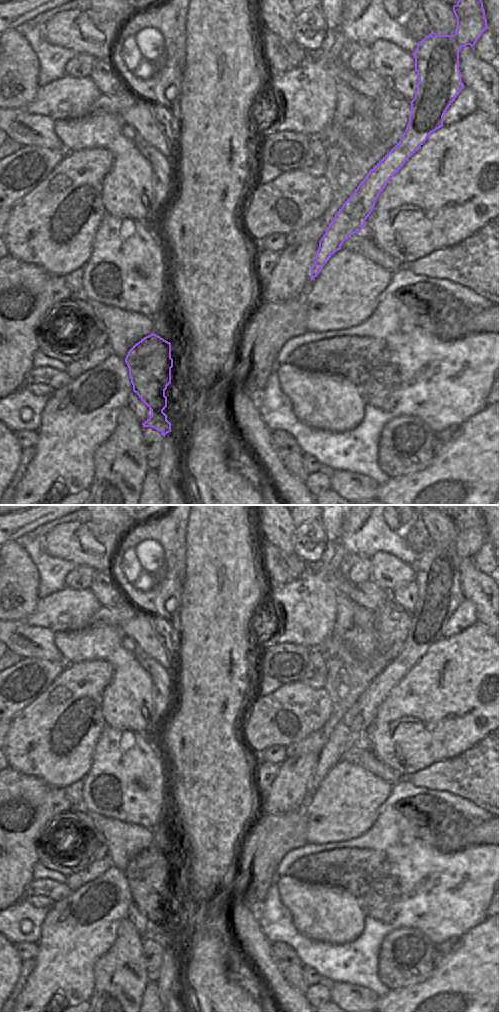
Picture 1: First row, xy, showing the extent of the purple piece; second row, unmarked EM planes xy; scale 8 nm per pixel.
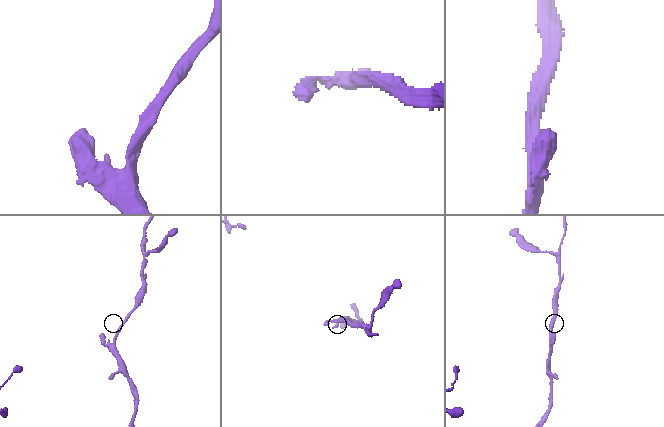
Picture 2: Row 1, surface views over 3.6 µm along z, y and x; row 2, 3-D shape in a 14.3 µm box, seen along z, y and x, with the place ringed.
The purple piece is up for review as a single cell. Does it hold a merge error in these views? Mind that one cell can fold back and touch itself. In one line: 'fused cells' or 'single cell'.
fused cells

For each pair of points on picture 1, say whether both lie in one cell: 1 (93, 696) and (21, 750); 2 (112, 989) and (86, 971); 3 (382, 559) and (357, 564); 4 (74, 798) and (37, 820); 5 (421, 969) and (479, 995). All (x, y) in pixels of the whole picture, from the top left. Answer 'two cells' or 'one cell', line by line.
1: one cell
2: two cells
3: two cells
4: two cells
5: two cells

